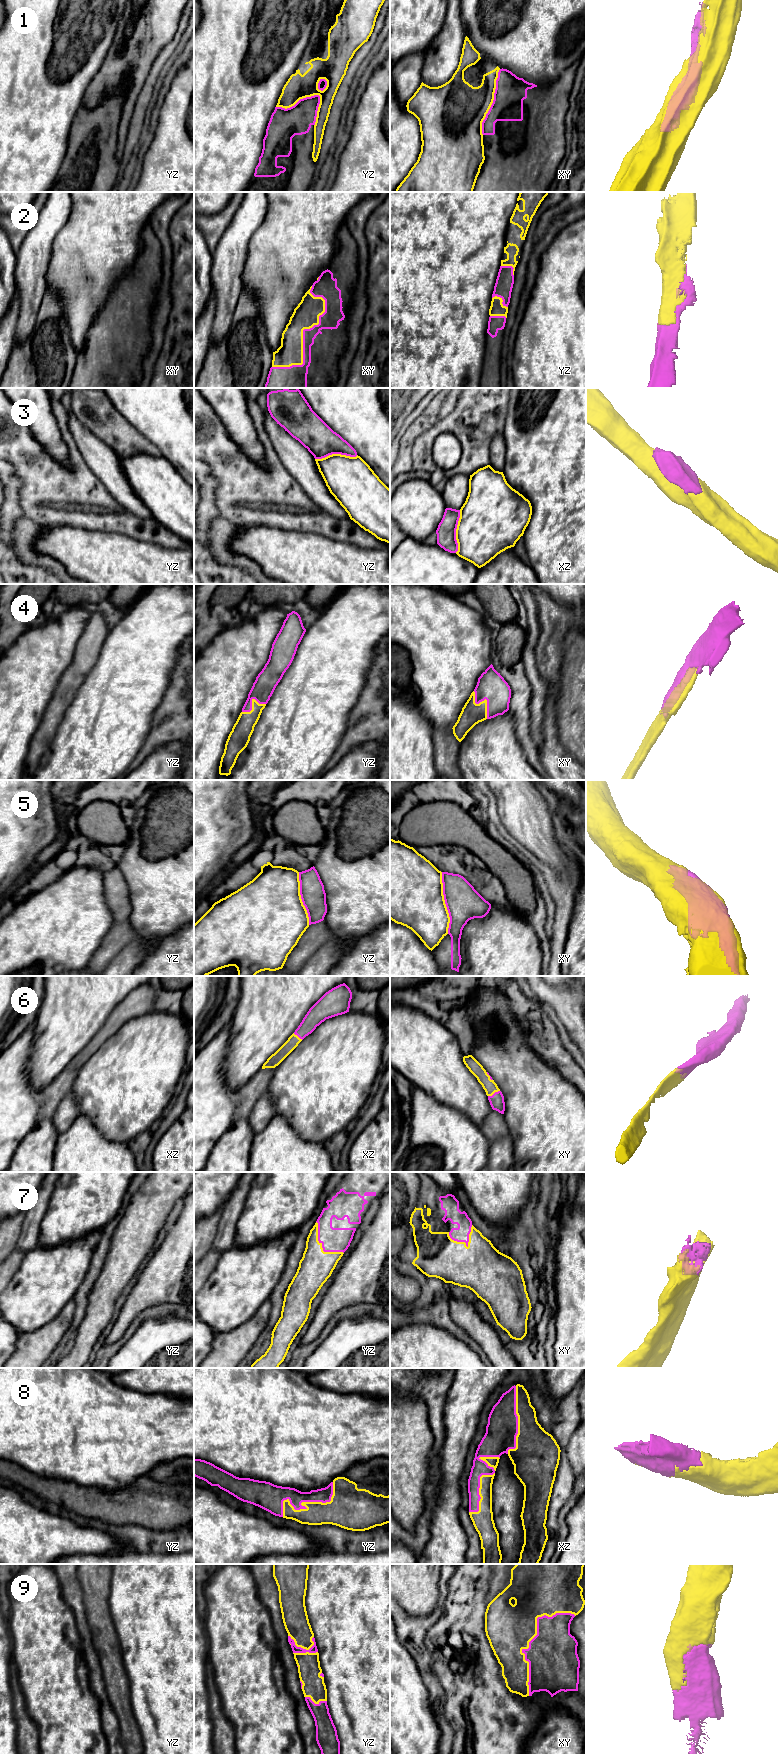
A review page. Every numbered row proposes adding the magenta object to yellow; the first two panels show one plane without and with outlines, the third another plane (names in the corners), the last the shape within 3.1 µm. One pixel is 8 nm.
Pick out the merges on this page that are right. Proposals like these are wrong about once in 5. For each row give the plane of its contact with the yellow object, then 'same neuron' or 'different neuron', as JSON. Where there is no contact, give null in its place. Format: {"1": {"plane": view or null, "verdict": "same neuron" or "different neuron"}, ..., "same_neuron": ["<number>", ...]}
{"1": {"plane": "yz", "verdict": "different neuron"}, "2": {"plane": "xy", "verdict": "same neuron"}, "3": {"plane": "xz", "verdict": "different neuron"}, "4": {"plane": "xy", "verdict": "same neuron"}, "5": {"plane": "xy", "verdict": "different neuron"}, "6": {"plane": "xy", "verdict": "same neuron"}, "7": {"plane": "yz", "verdict": "same neuron"}, "8": {"plane": "yz", "verdict": "same neuron"}, "9": {"plane": "xy", "verdict": "same neuron"}, "same_neuron": ["2", "4", "6", "7", "8", "9"]}

